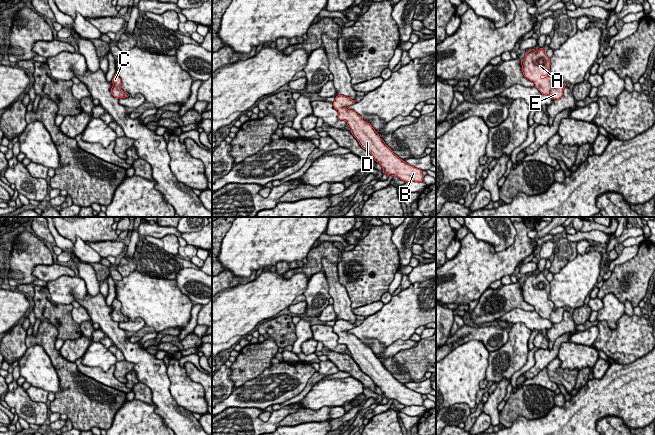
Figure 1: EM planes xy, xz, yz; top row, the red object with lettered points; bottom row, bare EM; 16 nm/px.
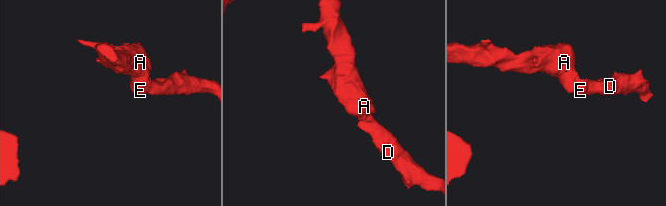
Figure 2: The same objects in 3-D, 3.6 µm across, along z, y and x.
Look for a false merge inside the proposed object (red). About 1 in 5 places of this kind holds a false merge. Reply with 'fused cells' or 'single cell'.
single cell

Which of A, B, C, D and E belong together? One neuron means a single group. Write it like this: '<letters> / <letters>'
A B C D E

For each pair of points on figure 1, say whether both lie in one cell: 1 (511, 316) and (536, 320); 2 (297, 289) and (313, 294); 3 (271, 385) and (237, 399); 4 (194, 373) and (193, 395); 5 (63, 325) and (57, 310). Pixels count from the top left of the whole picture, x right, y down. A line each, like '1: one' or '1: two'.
1: one
2: two
3: one
4: two
5: one

